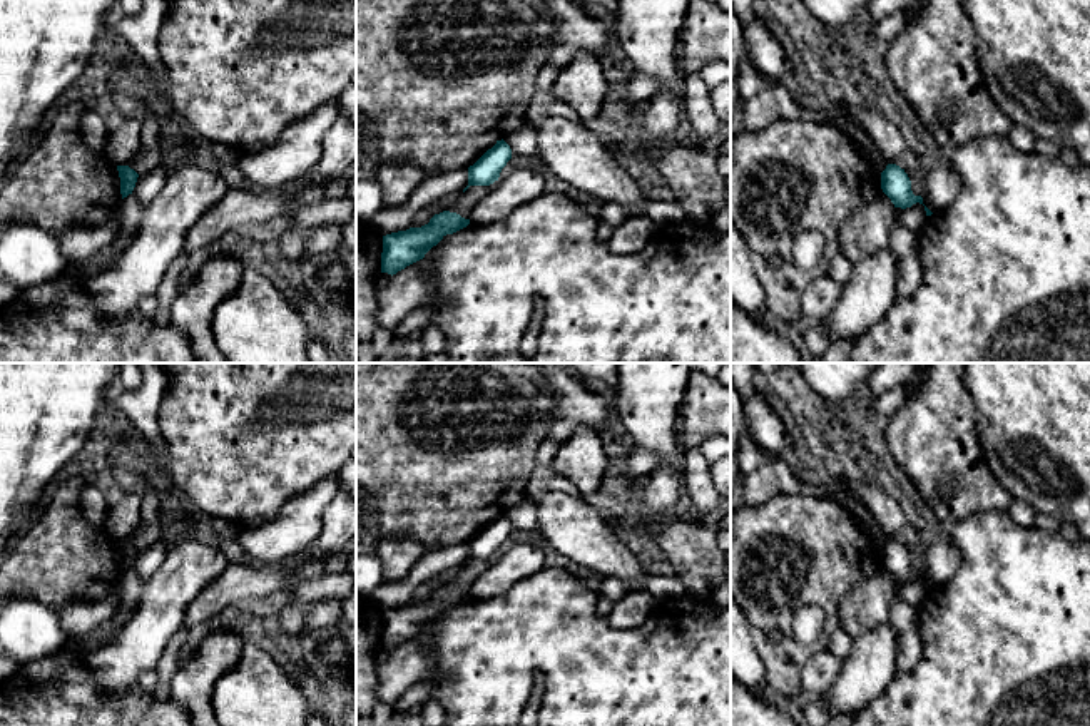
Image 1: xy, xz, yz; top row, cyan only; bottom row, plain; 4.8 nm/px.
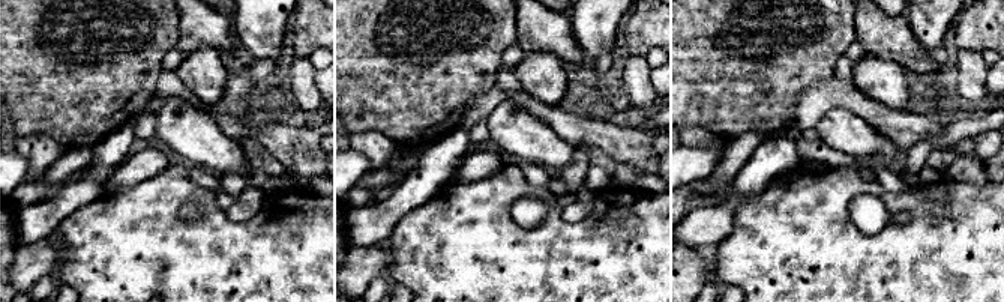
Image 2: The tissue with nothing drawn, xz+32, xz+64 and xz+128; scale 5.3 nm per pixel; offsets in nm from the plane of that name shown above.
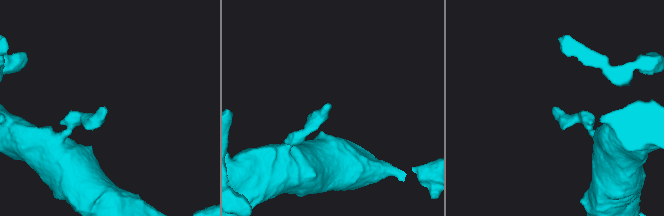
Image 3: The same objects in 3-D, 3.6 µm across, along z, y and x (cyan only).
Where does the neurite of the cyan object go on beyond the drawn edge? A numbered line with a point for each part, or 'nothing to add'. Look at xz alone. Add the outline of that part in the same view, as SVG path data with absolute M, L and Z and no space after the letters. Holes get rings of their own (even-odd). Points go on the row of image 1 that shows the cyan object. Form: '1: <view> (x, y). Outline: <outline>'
nothing to add

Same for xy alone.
nothing to add

